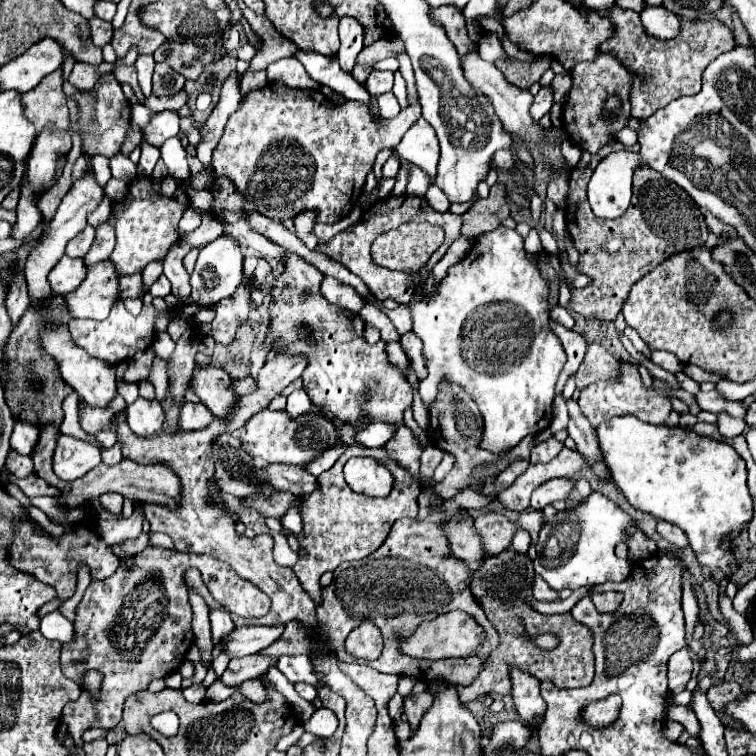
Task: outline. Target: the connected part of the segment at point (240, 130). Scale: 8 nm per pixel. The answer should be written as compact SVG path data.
M269 83L259 91L249 91L241 99L237 111L227 119L211 165L215 173L227 175L239 187L239 193L245 195L253 211L265 217L275 221L291 219L291 215L303 207L319 207L319 223L335 223L355 207L377 153L385 147L395 147L419 117L421 107L413 103L401 109L395 119L381 119L375 123L369 115L369 107L361 101L337 105L315 89L291 89L283 83Z

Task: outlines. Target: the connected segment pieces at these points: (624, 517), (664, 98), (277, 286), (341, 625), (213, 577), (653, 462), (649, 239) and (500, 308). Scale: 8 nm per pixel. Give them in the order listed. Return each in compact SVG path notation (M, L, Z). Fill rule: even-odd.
M591 493L585 503L577 505L573 511L577 515L579 541L575 545L573 557L567 557L567 563L559 563L559 567L547 567L547 563L534 563L534 570L549 583L551 589L577 589L583 585L597 585L605 581L623 581L630 573L629 564L619 564L615 555L615 545L627 539L625 529L637 527L637 523L627 515L621 507L617 507L611 499L601 493Z
M603 9L597 11L599 17L607 17L613 25L613 35L599 45L601 53L615 55L633 75L631 83L631 115L635 119L651 117L655 111L663 109L671 101L695 95L701 89L701 75L705 67L717 59L717 55L731 51L735 47L733 31L723 25L719 19L707 19L703 23L681 23L681 33L667 43L659 43L659 39L651 39L643 27L639 27L639 13L629 9Z
M283 251L283 259L285 269L273 281L269 307L271 327L265 337L265 347L271 347L275 353L305 355L307 367L301 375L305 393L315 405L321 405L333 415L339 415L339 419L359 419L359 415L367 411L367 415L371 415L371 423L397 423L399 429L395 437L385 445L385 451L393 459L399 459L401 467L407 467L409 471L419 471L419 459L423 449L415 441L413 433L403 425L403 411L411 407L413 391L411 385L403 379L403 375L387 361L385 343L379 341L377 345L369 345L363 339L365 323L361 321L361 317L323 299L321 271L317 271L313 265L289 251ZM299 291L311 291L311 295L303 299ZM301 329L307 329L309 337L303 337ZM363 387L371 387L371 403L363 403L363 395L359 395Z
M463 487L463 491L459 491L455 497L445 499L441 503L441 507L437 511L433 511L433 515L429 515L427 519L409 519L403 517L399 519L393 529L391 535L385 539L383 547L379 547L379 551L371 553L369 557L365 557L363 561L349 561L345 565L341 565L335 571L333 583L329 587L323 589L323 603L317 607L317 615L319 615L319 623L323 623L323 627L319 627L319 631L323 631L323 635L327 635L327 639L331 639L331 647L335 647L335 653L339 661L349 662L350 655L345 650L345 639L347 635L361 625L363 621L373 621L383 635L385 647L383 653L377 661L370 662L371 667L375 667L381 673L393 673L393 675L411 675L417 681L423 683L433 683L439 679L451 679L451 683L461 683L467 685L471 683L471 679L475 677L475 673L479 673L479 667L483 665L483 657L489 655L489 651L481 651L481 655L469 655L469 657L459 657L459 659L441 659L441 661L425 661L425 659L411 659L407 655L399 655L397 647L395 647L395 635L411 635L411 631L425 619L433 619L441 613L447 613L451 609L461 609L467 615L471 615L485 631L489 631L493 625L483 617L483 609L481 605L475 601L473 593L471 593L471 571L467 565L463 565L459 559L455 559L451 555L451 545L447 541L445 529L443 525L447 521L461 521L463 519L463 511L469 509L483 509L487 507L495 497L493 495L477 495L471 487Z
M147 547L135 555L135 567L131 571L123 571L121 565L115 575L99 583L93 581L77 607L75 637L61 649L63 675L77 685L89 669L97 669L103 675L99 699L93 701L91 693L81 687L81 697L63 707L61 721L67 723L78 749L83 750L82 735L87 729L113 729L121 721L123 703L129 695L145 691L153 679L167 677L185 661L193 645L193 613L183 581L183 573L189 567L201 571L211 595L231 613L241 617L263 617L269 613L271 599L253 583L247 585L247 579L239 577L231 565L211 555Z
M633 415L605 419L597 427L597 437L613 483L621 489L629 505L641 513L649 513L655 519L665 519L683 529L689 539L689 547L703 567L703 577L715 581L719 589L727 587L729 579L739 569L731 541L739 537L745 523L749 523L753 517L751 493L747 487L747 469L737 451L727 443L701 437L693 431L685 431L681 427L651 425Z
M601 151L581 155L577 167L571 171L569 197L567 197L569 203L565 209L569 237L581 255L581 261L577 265L577 269L579 269L577 273L591 277L591 283L587 287L571 291L569 307L585 319L615 319L619 315L633 283L637 283L643 275L647 275L651 269L655 269L663 259L669 259L671 255L675 255L675 251L691 251L691 247L695 247L695 243L705 243L707 235L709 235L707 225L705 225L705 217L703 217L699 205L687 195L687 191L683 191L679 185L671 183L669 179L665 179L657 171L649 169L649 165L641 165L635 169L633 199L631 199L629 209L621 217L617 217L617 219L595 217L589 207L589 201L587 201L587 179L593 175L595 163L599 163L603 157L605 155L601 155Z
M497 227L495 231L483 235L481 239L475 241L473 249L469 251L469 255L465 259L461 259L457 265L453 265L449 269L449 275L445 277L445 281L439 285L437 289L437 295L433 299L427 299L427 301L419 301L419 303L409 303L411 307L411 313L413 313L413 331L421 337L423 345L425 345L425 357L427 357L427 365L429 365L429 375L427 379L423 379L419 383L419 393L423 397L423 403L425 407L429 407L431 399L435 399L437 395L437 385L443 381L443 379L451 379L453 383L461 385L463 389L467 389L467 393L473 397L473 401L479 405L479 411L481 411L481 417L485 421L485 433L491 435L491 437L483 437L479 447L481 449L487 449L491 453L503 453L503 451L509 451L513 449L523 437L527 435L535 435L543 429L547 429L551 425L551 419L553 419L553 397L555 397L555 383L557 383L557 377L565 365L565 351L563 351L563 345L561 341L557 339L557 335L551 331L549 327L549 305L547 305L547 281L539 275L537 267L535 267L535 259L533 255L525 253L523 249L523 237L515 231L515 229L507 229L507 227Z

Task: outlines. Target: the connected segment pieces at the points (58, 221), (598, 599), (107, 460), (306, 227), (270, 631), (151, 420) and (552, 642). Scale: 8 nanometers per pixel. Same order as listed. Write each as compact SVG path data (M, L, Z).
M89 167L87 175L73 183L71 191L63 197L57 213L55 213L55 219L49 223L49 231L47 235L41 235L31 251L29 251L29 257L27 257L27 263L25 263L25 277L27 277L27 285L29 285L29 299L31 299L31 307L41 307L43 303L47 303L53 293L51 293L51 287L49 287L49 281L47 281L47 275L49 271L59 263L59 259L65 255L65 245L67 241L71 241L77 233L81 233L87 225L87 215L99 205L103 197L103 189L95 183L95 177L93 177L93 169Z
M602 593L593 595L593 603L600 613L612 613L616 611L622 600L622 593Z
M117 442L110 449L104 449L101 453L102 462L106 465L115 465L123 460L121 443Z
M305 209L305 211L301 211L301 213L297 213L297 215L293 217L295 235L297 235L309 249L313 249L313 247L319 243L317 237L315 237L315 233L313 233L315 223L317 223L317 209Z
M235 627L219 641L219 647L229 655L229 659L255 655L269 647L281 633L283 627Z
M137 399L127 407L127 423L131 431L139 437L151 437L155 435L165 421L163 407L159 401L147 401L147 399Z
M547 633L547 635L535 635L535 637L523 635L523 639L531 639L531 641L533 641L539 649L543 649L543 651L551 651L551 649L557 647L557 637L551 635L551 633Z

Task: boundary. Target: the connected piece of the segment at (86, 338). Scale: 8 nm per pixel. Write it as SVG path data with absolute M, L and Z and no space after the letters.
M115 301L111 307L111 315L103 321L93 321L93 319L71 319L69 321L69 331L71 331L71 337L75 339L75 343L79 343L79 347L91 351L91 355L109 359L111 365L117 365L119 361L127 361L129 353L149 347L155 339L153 327L155 327L155 309L151 305L145 305L143 311L135 317L123 307L123 301Z

